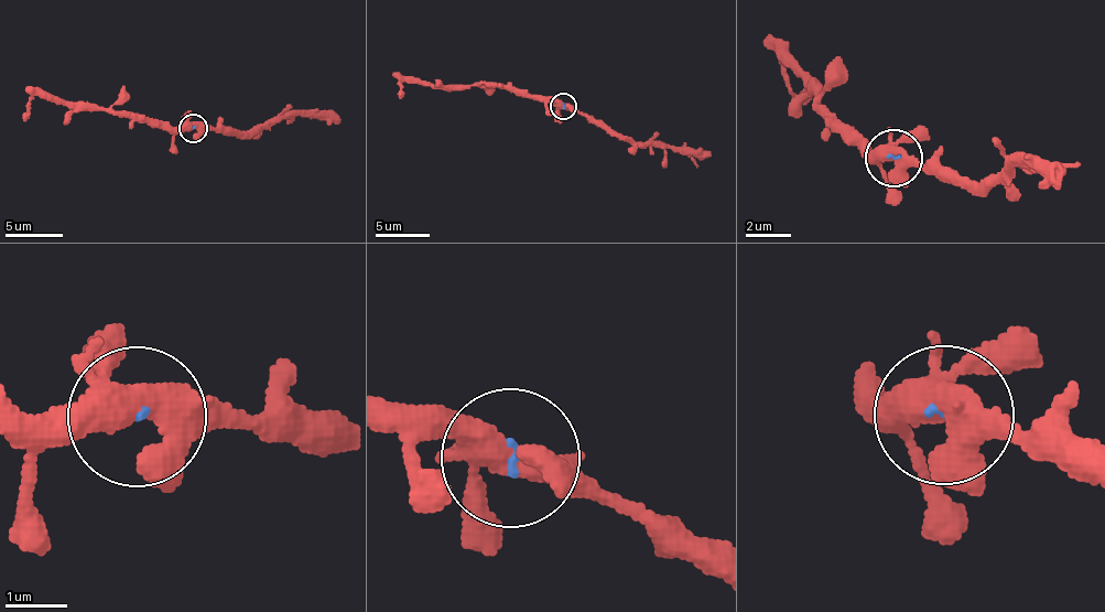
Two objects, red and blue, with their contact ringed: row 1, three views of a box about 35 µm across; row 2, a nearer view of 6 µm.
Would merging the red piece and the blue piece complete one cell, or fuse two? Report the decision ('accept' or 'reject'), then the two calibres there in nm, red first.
accept | 440/70 nm

